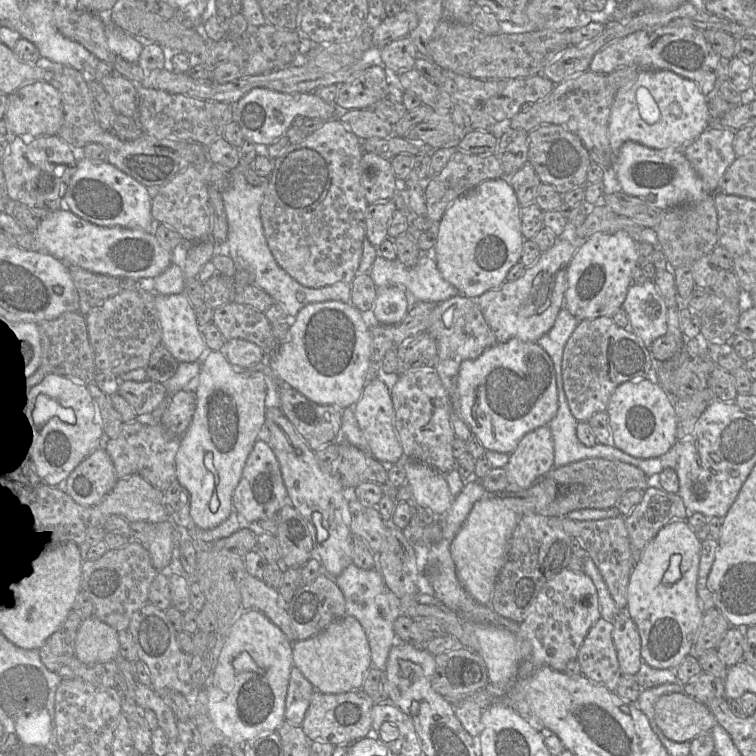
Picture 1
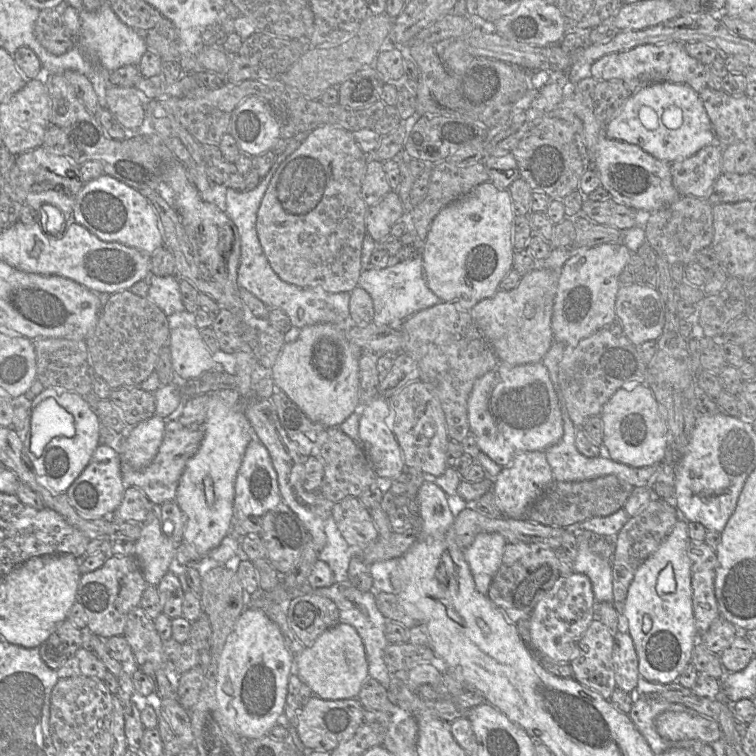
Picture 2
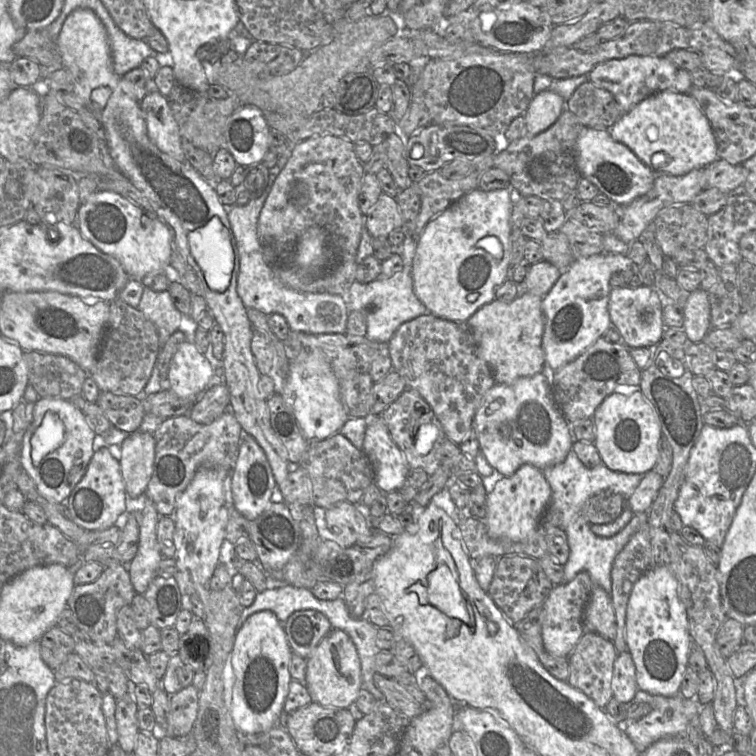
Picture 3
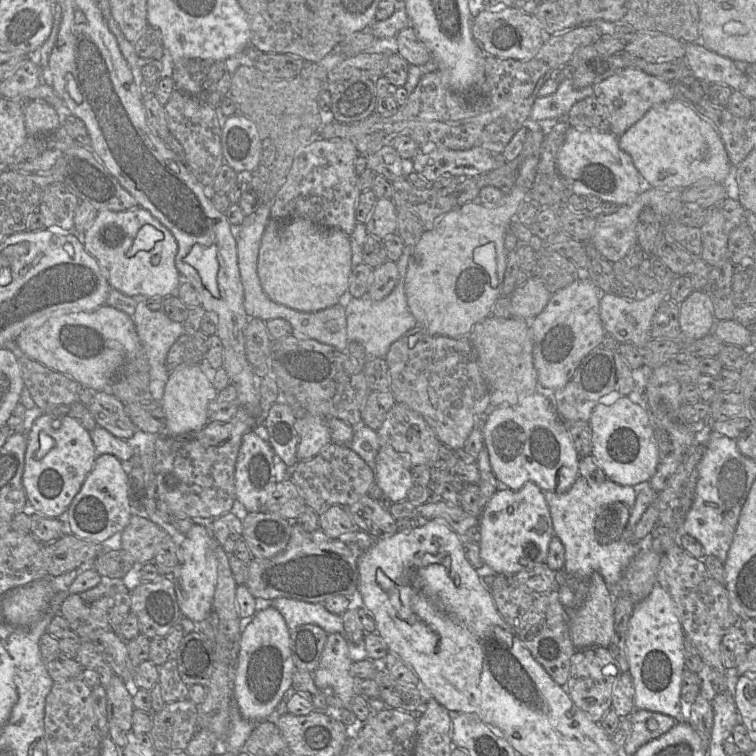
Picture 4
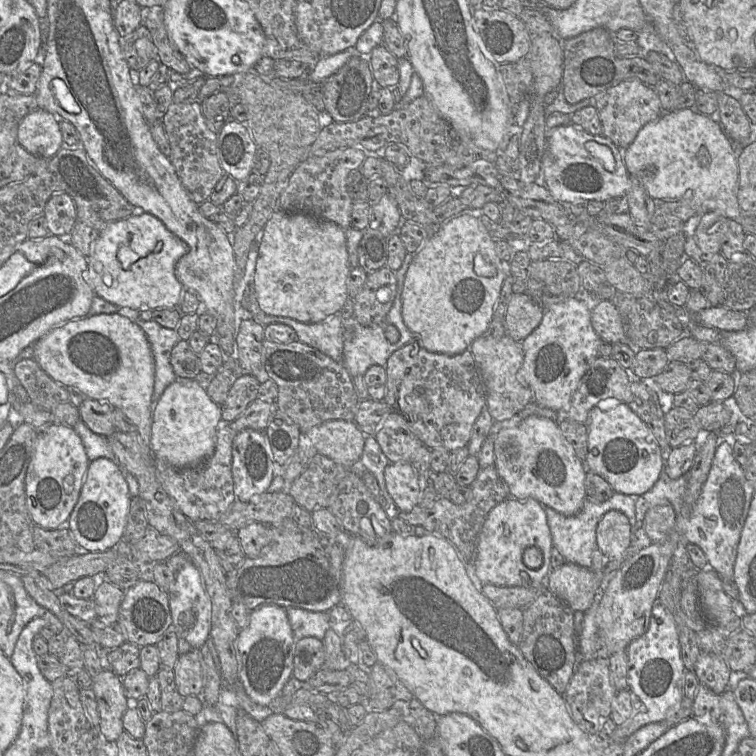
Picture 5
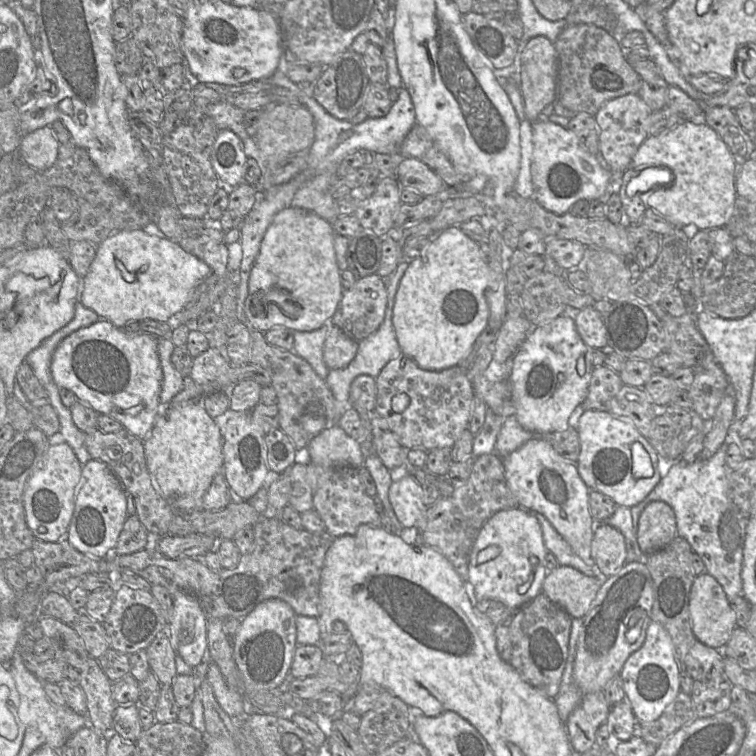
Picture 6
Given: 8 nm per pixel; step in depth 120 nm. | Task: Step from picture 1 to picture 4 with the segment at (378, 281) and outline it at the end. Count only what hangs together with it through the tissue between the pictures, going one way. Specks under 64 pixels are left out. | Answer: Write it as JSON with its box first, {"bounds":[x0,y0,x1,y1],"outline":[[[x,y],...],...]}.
{"bounds":[345,245,417,360],"outline":[[[404,245],[402,255],[396,262],[399,279],[395,288],[387,297],[380,301],[373,301],[367,296],[352,298],[345,308],[348,343],[353,341],[361,343],[365,349],[367,360],[370,358],[385,358],[392,343],[417,325],[416,318],[409,310],[405,293],[405,279],[412,249],[413,247]]]}

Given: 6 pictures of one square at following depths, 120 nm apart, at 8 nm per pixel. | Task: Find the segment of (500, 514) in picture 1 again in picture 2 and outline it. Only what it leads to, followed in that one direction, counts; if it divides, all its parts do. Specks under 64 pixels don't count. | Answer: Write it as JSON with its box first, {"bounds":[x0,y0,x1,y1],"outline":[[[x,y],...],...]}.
{"bounds":[463,533,506,595],"outline":[[[479,533],[473,543],[463,549],[477,591],[487,595],[492,579],[501,563],[506,539],[499,533]]]}

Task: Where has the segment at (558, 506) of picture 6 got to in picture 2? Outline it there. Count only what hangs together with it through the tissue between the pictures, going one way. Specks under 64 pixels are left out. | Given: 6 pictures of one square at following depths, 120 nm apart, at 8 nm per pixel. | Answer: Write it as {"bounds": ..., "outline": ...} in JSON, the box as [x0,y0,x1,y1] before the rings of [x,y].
{"bounds":[467,362,563,468],"outline":[[[499,362],[493,370],[476,380],[468,398],[467,409],[470,432],[474,434],[480,450],[502,468],[510,465],[516,455],[525,451],[545,451],[563,436],[558,398],[549,372],[542,362],[515,366]]]}

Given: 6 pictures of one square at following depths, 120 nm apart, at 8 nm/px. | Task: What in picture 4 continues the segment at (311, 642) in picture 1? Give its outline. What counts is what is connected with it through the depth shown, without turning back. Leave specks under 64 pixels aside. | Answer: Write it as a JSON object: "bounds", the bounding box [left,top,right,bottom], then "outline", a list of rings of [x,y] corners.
{"bounds":[311,633,355,709],"outline":[[[331,633],[327,635],[319,665],[311,673],[317,688],[337,696],[347,709],[355,696],[355,681],[349,672],[351,664],[348,640],[340,633]]]}

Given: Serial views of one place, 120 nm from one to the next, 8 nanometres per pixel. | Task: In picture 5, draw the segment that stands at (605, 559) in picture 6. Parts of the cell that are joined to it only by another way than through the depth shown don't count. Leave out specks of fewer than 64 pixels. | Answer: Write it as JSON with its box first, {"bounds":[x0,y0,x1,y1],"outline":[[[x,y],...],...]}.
{"bounds":[596,510,631,560],"outline":[[[618,510],[606,512],[596,527],[596,547],[609,560],[621,559],[631,543],[631,526]]]}

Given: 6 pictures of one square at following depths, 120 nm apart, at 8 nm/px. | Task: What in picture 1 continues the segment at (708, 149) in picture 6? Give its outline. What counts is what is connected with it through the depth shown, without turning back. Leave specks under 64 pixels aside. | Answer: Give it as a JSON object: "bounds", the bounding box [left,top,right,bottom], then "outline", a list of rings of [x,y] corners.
{"bounds":[608,70,712,157],"outline":[[[641,70],[637,77],[633,79],[630,83],[625,84],[620,87],[614,97],[611,106],[611,112],[609,117],[608,124],[608,137],[610,140],[611,150],[615,157],[617,156],[621,146],[626,141],[634,141],[638,142],[642,145],[648,146],[654,149],[666,149],[666,148],[674,148],[674,149],[682,149],[693,142],[698,136],[700,136],[710,125],[712,125],[709,105],[708,105],[708,97],[705,96],[699,89],[698,85],[687,78],[679,76],[678,74],[670,71],[670,70],[659,70],[659,71],[649,71],[649,70]]]}

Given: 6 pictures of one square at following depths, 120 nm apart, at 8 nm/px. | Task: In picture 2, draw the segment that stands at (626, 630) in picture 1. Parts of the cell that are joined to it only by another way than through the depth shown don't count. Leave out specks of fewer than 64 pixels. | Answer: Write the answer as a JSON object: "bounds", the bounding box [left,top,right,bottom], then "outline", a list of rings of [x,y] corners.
{"bounds":[613,631,640,693],"outline":[[[617,631],[614,634],[613,664],[616,687],[631,693],[640,677],[638,656],[628,632]]]}

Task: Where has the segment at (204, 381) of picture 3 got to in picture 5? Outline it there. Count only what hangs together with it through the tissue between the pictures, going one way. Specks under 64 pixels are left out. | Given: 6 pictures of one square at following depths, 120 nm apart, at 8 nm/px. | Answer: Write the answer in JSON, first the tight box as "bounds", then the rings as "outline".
{"bounds":[151,379,222,468],"outline":[[[177,379],[153,402],[151,451],[155,459],[175,468],[195,467],[209,458],[216,445],[217,430],[222,421],[221,406],[208,395],[197,379]]]}

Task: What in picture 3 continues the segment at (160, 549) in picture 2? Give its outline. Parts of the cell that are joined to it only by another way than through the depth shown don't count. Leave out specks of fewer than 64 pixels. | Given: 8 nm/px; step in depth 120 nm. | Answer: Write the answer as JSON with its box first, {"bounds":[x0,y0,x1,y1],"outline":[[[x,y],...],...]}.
{"bounds":[122,496,163,594],"outline":[[[145,496],[137,553],[130,563],[122,562],[128,564],[130,581],[137,594],[145,592],[163,559],[157,542],[157,525],[160,517],[152,500]]]}

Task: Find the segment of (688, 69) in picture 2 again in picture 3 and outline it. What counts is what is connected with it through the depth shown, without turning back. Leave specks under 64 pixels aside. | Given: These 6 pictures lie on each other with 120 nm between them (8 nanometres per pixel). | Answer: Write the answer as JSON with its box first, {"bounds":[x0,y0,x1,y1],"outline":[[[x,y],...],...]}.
{"bounds":[588,55,693,113],"outline":[[[630,55],[623,59],[612,59],[598,64],[588,75],[590,82],[608,90],[614,96],[623,113],[657,92],[673,91],[689,94],[693,86],[691,73],[675,66],[665,56]]]}

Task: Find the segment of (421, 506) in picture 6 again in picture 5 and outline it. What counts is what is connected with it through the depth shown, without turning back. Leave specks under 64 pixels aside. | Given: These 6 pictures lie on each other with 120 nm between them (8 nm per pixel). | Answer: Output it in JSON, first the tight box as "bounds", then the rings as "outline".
{"bounds":[384,463,421,512],"outline":[[[389,463],[384,474],[387,491],[399,511],[410,512],[418,506],[421,477],[411,463]]]}

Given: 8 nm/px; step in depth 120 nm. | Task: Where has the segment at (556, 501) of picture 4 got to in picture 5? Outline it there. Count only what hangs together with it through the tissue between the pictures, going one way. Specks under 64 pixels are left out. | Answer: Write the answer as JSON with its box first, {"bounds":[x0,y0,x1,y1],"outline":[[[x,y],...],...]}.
{"bounds":[543,492,638,569],"outline":[[[614,492],[612,496],[604,501],[604,502],[595,502],[586,497],[584,504],[580,511],[576,513],[575,515],[567,516],[563,515],[556,510],[552,509],[551,507],[543,506],[544,510],[546,512],[547,516],[547,523],[551,532],[552,542],[553,546],[555,546],[558,551],[561,553],[563,558],[565,559],[565,562],[574,563],[579,566],[591,569],[592,567],[592,554],[596,547],[596,527],[599,522],[599,520],[602,518],[602,516],[610,511],[610,510],[618,510],[626,515],[630,522],[631,526],[631,540],[632,540],[632,534],[638,529],[635,525],[636,523],[636,517],[635,517],[635,501],[637,499],[637,496],[631,496],[626,495],[618,492]]]}

